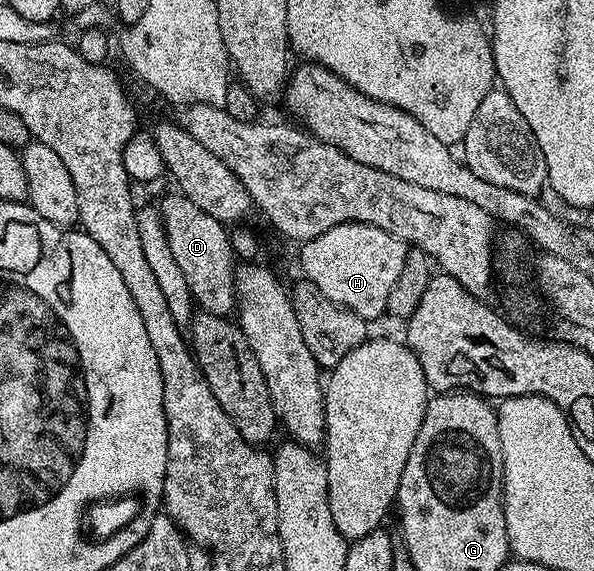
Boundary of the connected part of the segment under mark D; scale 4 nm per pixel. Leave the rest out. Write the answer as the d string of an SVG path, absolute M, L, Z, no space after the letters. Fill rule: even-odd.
M174 193L161 206L163 228L167 231L169 249L173 249L173 261L181 265L181 273L191 288L191 298L210 315L230 316L237 307L235 277L237 258L231 250L231 236L221 220L199 209L182 193Z

